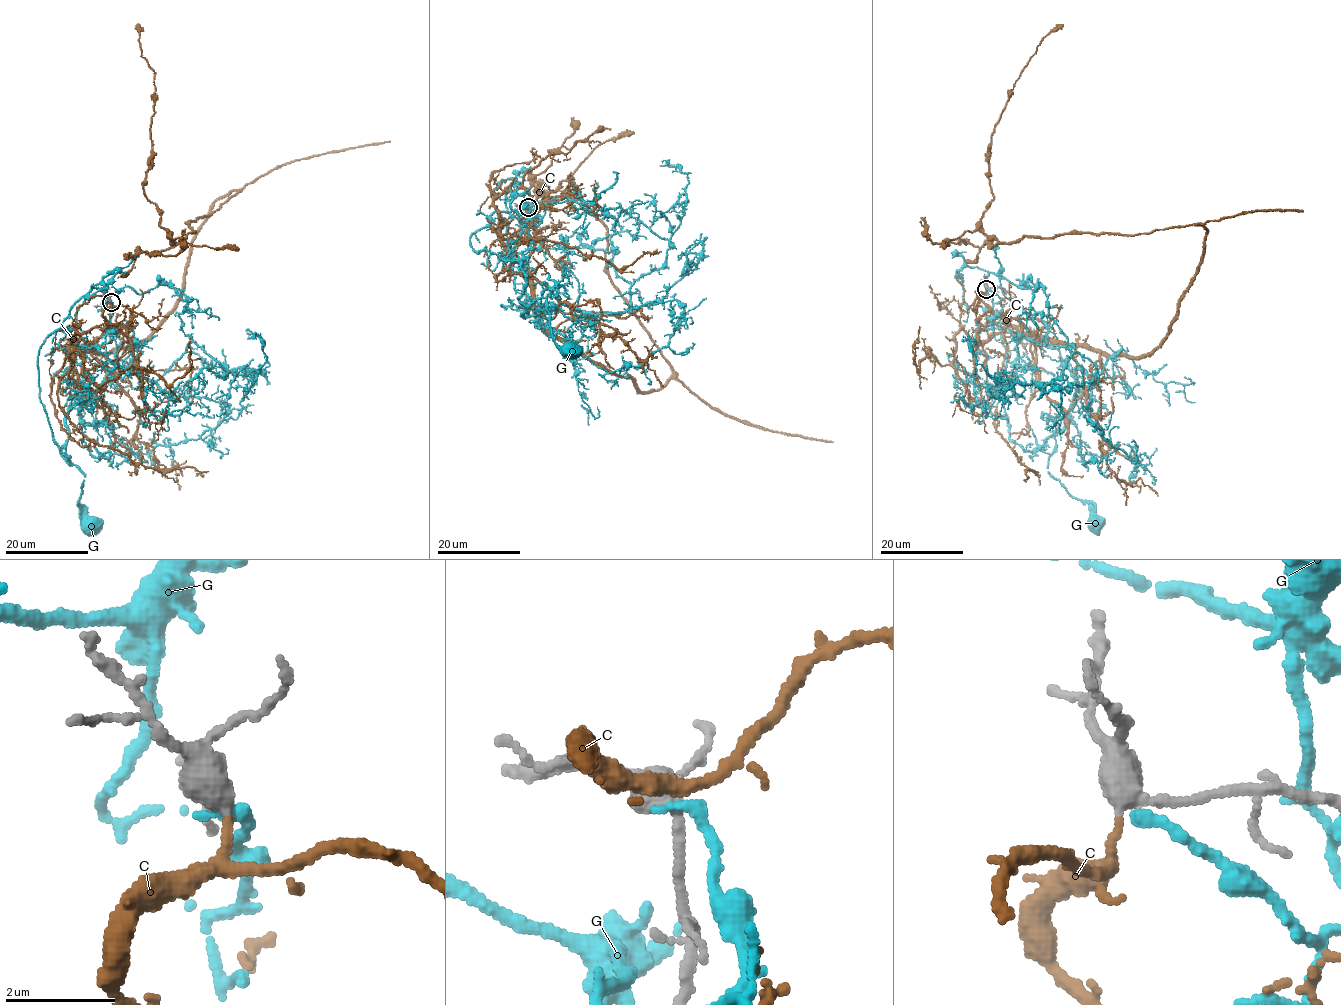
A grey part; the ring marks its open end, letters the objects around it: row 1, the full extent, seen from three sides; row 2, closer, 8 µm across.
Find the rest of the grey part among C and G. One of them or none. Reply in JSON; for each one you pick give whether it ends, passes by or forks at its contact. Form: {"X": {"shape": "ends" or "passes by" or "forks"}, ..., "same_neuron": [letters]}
{"C": {"shape": "passes by"}, "same_neuron": ["C"]}

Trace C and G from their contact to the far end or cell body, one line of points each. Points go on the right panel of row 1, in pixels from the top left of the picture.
C: (986, 288), (1036, 334), (1138, 358), (1166, 337), (1201, 258), (1199, 224), (983, 232), (991, 133), (1063, 24)
G: (987, 288), (1004, 296), (995, 273), (984, 284), (1010, 439), (1030, 451), (1055, 440), (1048, 472), (1098, 524)

